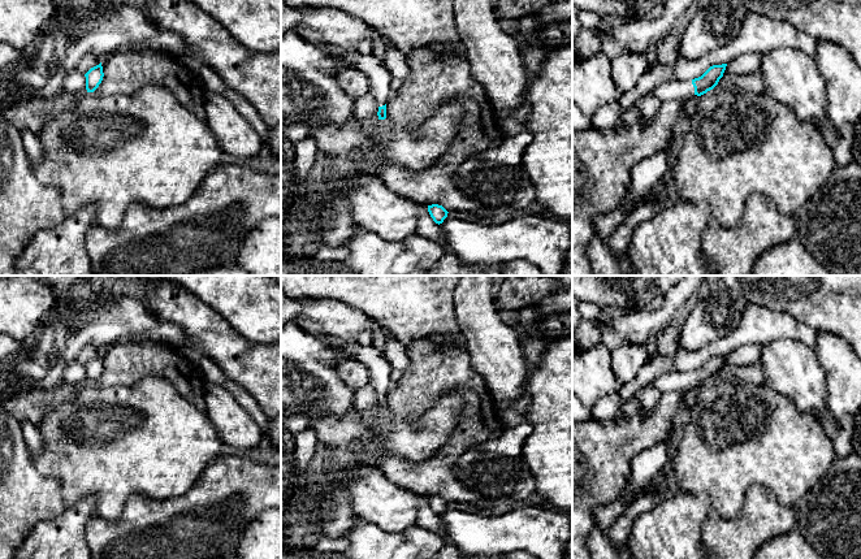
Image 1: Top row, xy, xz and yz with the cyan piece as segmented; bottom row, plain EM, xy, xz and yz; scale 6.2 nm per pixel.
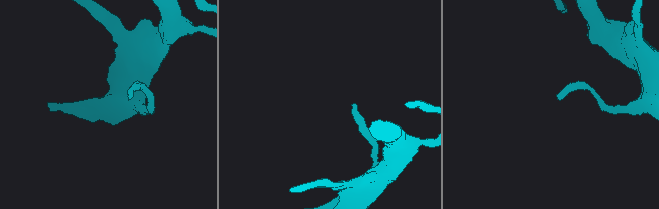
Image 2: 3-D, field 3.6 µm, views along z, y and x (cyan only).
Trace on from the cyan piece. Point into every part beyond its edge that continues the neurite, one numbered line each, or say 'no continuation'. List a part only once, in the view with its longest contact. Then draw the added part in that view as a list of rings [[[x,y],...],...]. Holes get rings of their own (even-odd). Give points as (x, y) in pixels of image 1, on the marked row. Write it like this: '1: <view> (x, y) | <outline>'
1: yz (673, 90) | [[[670,81],[656,86],[649,94],[661,101],[676,100],[695,95],[692,81]]]

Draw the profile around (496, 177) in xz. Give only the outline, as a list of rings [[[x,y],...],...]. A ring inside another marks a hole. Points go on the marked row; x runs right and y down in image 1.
[[[531,131],[505,136],[499,146],[467,159],[454,176],[458,190],[492,209],[510,205],[524,211],[536,200],[523,166],[523,155],[532,139]]]

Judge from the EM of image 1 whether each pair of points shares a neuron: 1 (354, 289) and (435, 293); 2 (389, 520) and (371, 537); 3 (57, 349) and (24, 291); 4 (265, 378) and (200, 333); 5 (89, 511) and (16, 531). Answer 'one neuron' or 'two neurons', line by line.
1: one neuron
2: two neurons
3: two neurons
4: one neuron
5: two neurons

